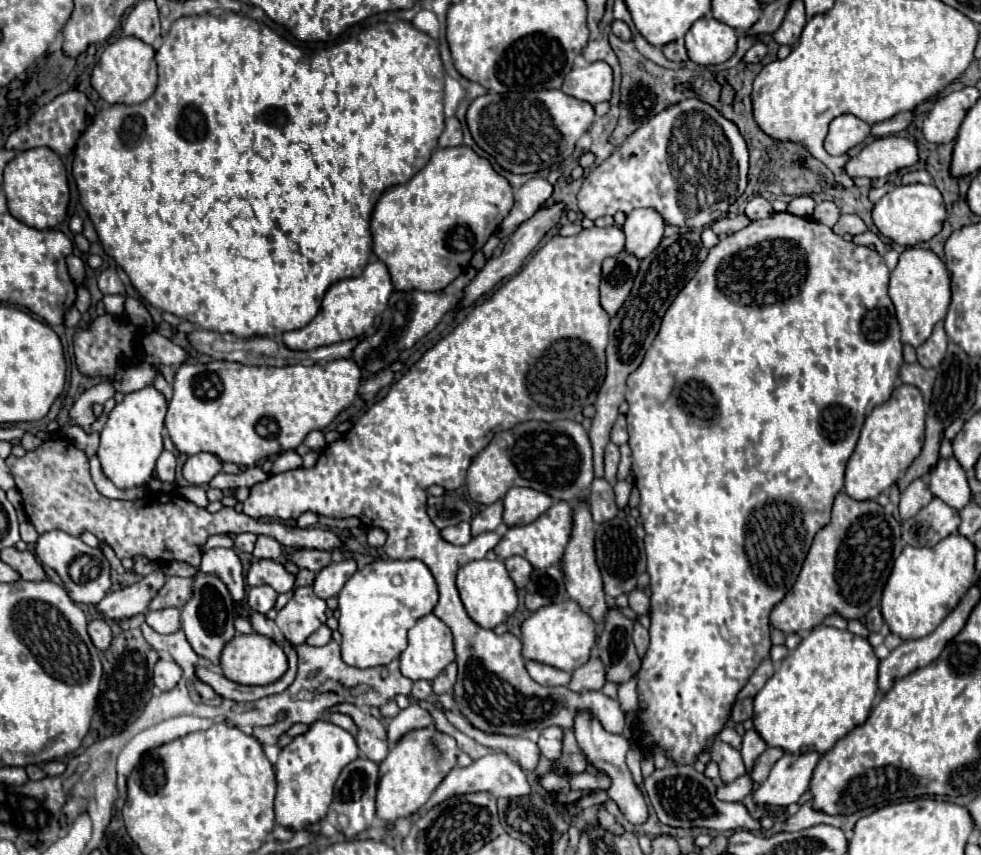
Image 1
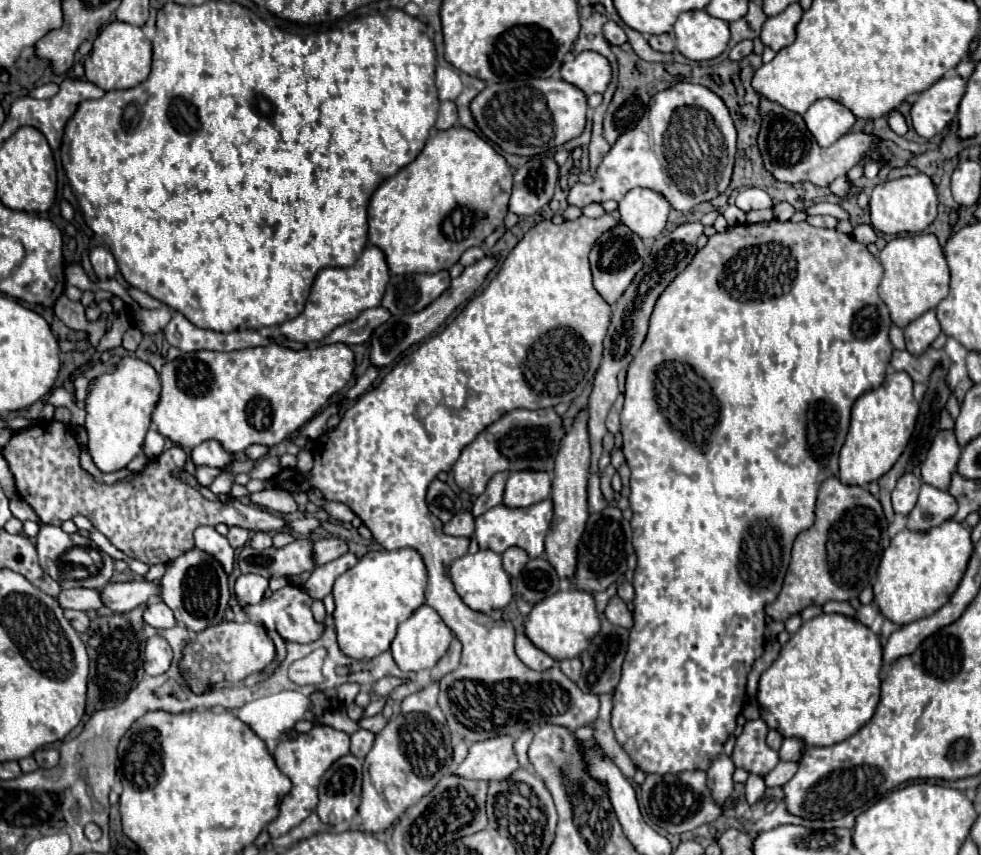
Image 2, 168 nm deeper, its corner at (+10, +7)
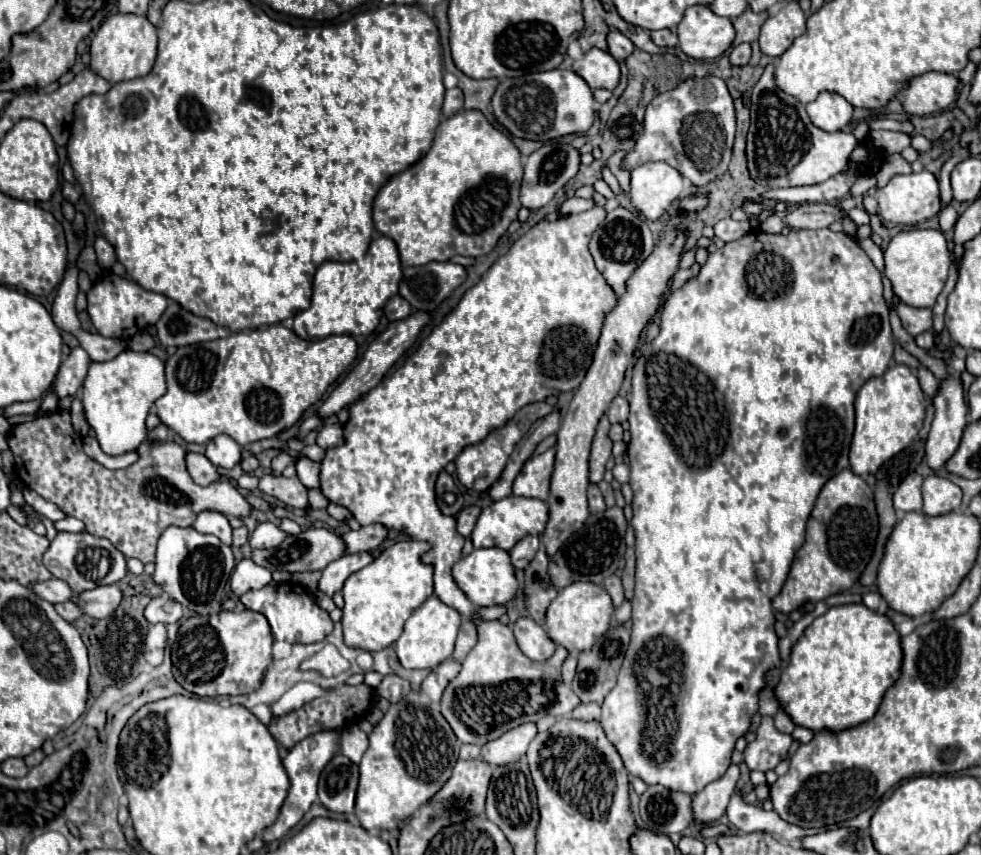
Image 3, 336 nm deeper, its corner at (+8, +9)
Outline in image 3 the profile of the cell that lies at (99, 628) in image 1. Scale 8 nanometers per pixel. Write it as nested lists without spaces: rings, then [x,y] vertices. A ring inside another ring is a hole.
[[[64,601],[64,603],[56,603],[54,607],[56,607],[58,615],[60,615],[60,617],[64,617],[66,621],[76,621],[76,619],[78,619],[78,617],[82,615],[82,611],[78,611],[78,605],[76,605],[74,601]]]

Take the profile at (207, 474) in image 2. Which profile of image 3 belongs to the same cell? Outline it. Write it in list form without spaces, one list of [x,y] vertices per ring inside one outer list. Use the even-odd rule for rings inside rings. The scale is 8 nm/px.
[[[186,453],[186,469],[198,485],[210,485],[218,479],[216,467],[202,453]]]

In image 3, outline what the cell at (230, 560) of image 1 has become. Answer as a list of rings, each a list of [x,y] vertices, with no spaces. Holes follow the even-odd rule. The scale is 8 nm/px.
[[[200,511],[192,527],[200,533],[216,535],[222,543],[232,545],[232,527],[228,523],[228,517],[218,511]]]

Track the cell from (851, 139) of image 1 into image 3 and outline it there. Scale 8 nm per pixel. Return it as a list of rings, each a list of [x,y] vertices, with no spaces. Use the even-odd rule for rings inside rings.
[[[822,91],[814,101],[806,105],[806,111],[816,127],[832,133],[844,129],[850,123],[854,107],[842,95]]]

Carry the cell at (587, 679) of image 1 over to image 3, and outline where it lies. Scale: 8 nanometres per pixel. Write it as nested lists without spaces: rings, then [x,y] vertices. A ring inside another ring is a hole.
[[[570,655],[564,661],[564,665],[562,665],[562,679],[564,679],[564,683],[570,683],[574,679],[574,673],[576,673],[576,657]]]

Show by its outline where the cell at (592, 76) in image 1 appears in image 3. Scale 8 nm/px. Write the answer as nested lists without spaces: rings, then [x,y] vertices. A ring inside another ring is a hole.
[[[590,49],[582,59],[574,61],[572,71],[576,71],[590,89],[608,89],[614,91],[620,81],[620,65],[616,59],[602,49]]]

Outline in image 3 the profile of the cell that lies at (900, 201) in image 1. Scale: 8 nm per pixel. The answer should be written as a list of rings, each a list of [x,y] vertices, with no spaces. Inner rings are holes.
[[[930,171],[910,173],[910,175],[896,175],[890,183],[878,191],[878,215],[894,225],[916,225],[920,221],[932,219],[940,213],[940,191],[938,181]]]

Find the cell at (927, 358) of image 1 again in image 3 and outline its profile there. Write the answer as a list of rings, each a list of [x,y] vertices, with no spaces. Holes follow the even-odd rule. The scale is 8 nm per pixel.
[[[898,303],[896,311],[898,311],[900,319],[902,319],[904,329],[912,337],[932,329],[932,309],[918,309],[918,307],[910,307],[906,303]]]

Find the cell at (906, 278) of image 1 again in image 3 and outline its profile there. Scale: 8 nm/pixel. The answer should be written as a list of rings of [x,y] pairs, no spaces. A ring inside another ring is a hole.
[[[908,229],[900,231],[884,251],[886,277],[892,281],[896,297],[912,307],[934,307],[940,295],[948,271],[950,271],[950,251],[942,231],[936,229]]]

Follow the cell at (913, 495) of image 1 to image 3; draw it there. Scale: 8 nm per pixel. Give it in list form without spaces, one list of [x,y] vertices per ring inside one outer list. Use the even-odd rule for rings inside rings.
[[[910,473],[902,481],[902,485],[898,487],[898,491],[894,495],[894,509],[898,515],[922,509],[922,495],[920,495],[922,481],[924,481],[924,477],[918,473]]]

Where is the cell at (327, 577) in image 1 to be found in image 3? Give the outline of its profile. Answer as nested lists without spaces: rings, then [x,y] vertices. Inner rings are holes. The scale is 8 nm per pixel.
[[[366,551],[362,553],[354,553],[354,555],[344,555],[336,561],[332,561],[324,571],[322,571],[322,579],[320,579],[320,591],[324,591],[326,595],[334,595],[336,591],[340,591],[344,587],[344,581],[354,573],[360,571],[362,567],[370,565],[374,561],[374,557]]]

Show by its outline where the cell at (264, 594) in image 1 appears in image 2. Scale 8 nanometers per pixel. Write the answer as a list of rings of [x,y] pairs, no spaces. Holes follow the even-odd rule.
[[[250,573],[250,575],[240,575],[236,579],[234,593],[236,593],[240,605],[254,605],[254,603],[262,601],[266,589],[268,589],[268,579]]]

